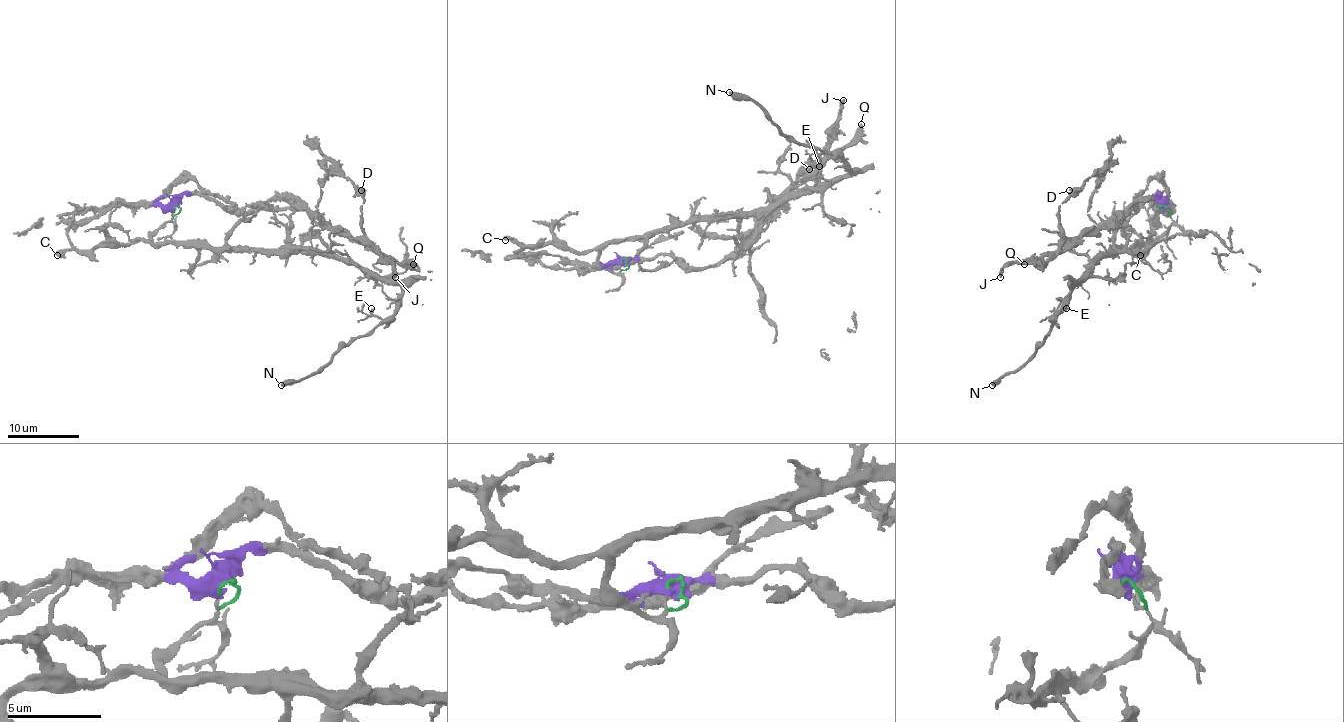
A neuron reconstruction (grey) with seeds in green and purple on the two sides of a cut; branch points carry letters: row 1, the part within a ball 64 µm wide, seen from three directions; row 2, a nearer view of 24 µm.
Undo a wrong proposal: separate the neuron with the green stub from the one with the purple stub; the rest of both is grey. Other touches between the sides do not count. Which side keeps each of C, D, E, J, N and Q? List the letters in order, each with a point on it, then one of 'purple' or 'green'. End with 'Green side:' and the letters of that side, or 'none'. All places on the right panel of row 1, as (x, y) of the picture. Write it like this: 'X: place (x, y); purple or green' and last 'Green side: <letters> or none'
C: place (1140, 255); green
D: place (1069, 190); purple
E: place (1066, 308); green
J: place (1000, 277); purple
N: place (992, 385); green
Q: place (1024, 264); purple
Green side: C, E, N

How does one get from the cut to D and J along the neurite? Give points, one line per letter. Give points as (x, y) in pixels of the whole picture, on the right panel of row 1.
D: (1160, 207), (1158, 195), (1167, 212), (1161, 200), (1135, 200), (1067, 237), (1069, 189)
J: (1160, 207), (1158, 195), (1154, 204), (1167, 212), (1161, 200), (1135, 200), (1077, 241), (1010, 262), (1001, 277)

